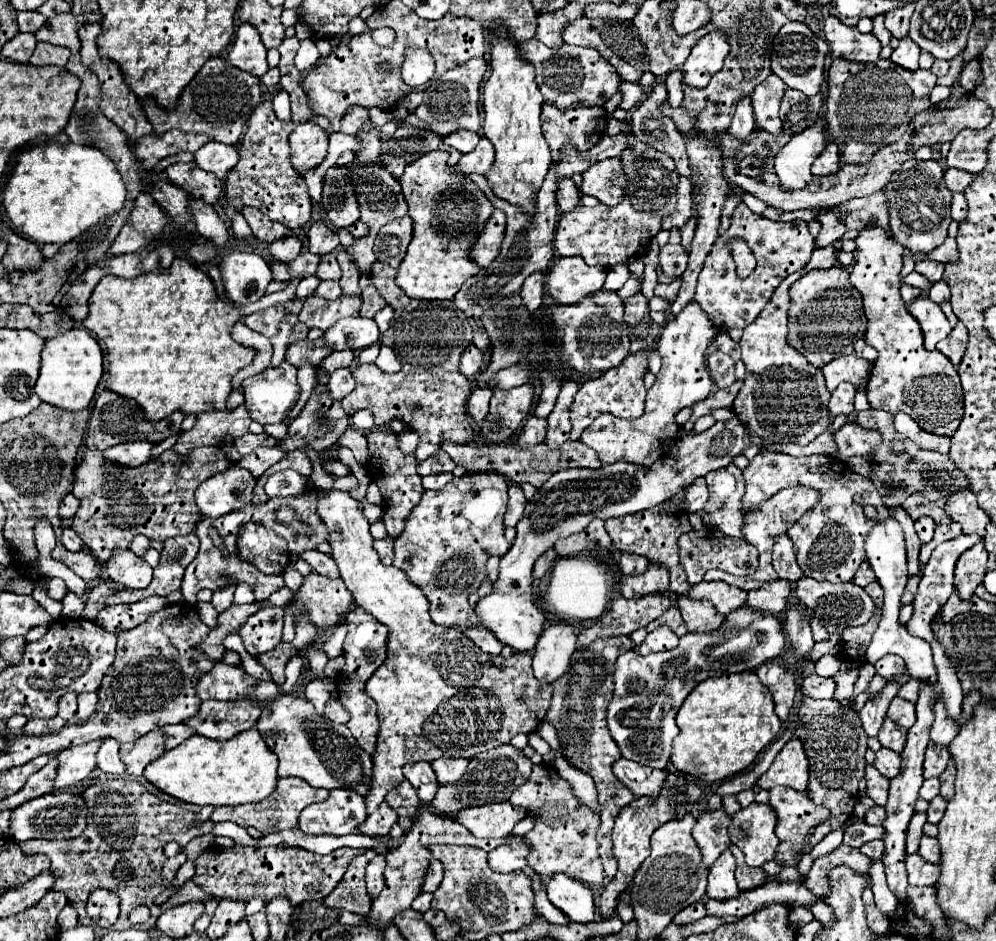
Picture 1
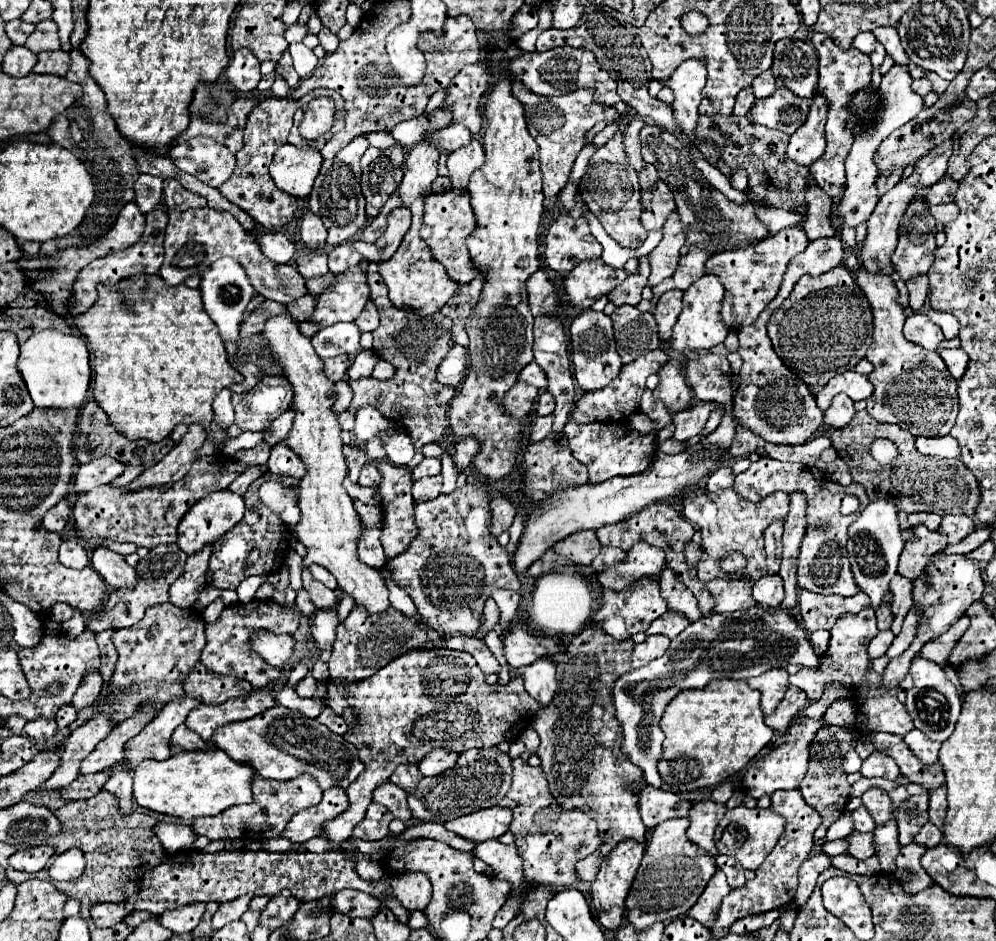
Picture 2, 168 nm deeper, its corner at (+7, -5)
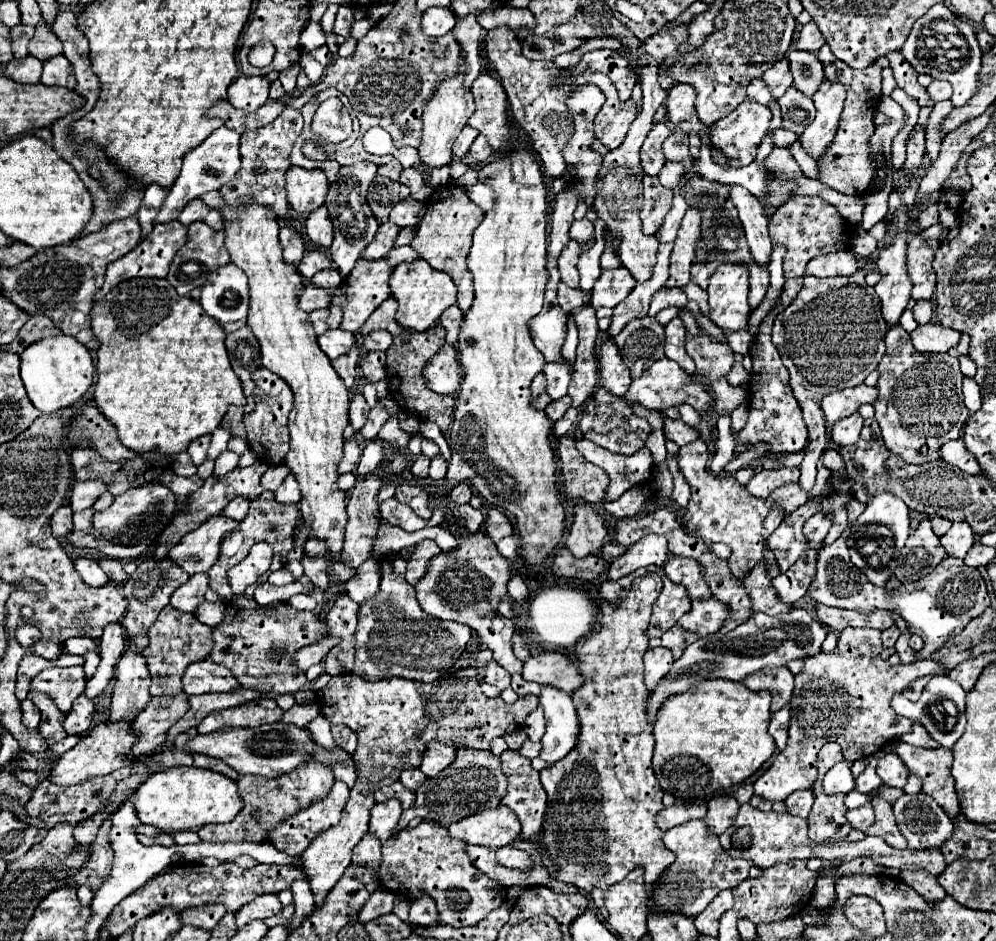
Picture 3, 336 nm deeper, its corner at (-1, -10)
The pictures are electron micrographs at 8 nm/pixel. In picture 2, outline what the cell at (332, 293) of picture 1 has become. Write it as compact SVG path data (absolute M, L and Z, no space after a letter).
M328 272L326 276L320 276L320 278L314 278L314 280L306 280L306 288L308 288L308 292L312 296L320 296L324 290L330 288L332 280L334 280L334 274Z

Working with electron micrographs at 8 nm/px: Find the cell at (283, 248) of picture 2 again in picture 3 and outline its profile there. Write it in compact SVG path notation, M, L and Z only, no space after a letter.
M284 225L280 229L280 245L284 249L284 261L292 263L292 265L298 265L306 247L304 247L304 239L296 233L296 229Z

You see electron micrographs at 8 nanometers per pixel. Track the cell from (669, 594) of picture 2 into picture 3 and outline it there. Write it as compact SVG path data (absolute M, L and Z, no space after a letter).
M672 555L666 565L664 565L664 571L666 575L676 581L676 583L682 583L686 585L688 593L692 599L698 599L698 597L706 597L706 593L710 593L710 587L706 585L704 581L704 569L698 561L692 561L688 557L676 557Z

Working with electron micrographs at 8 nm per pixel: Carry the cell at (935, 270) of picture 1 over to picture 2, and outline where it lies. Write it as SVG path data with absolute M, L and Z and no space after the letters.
M920 274L920 276L912 276L908 282L908 294L910 294L910 306L912 310L920 310L926 304L926 296L928 296L928 276Z

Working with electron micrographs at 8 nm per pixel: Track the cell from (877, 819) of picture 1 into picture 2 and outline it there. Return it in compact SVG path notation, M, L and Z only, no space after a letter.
M860 806L858 810L854 810L852 816L854 816L854 828L856 828L858 832L872 832L872 830L874 830L876 824L874 824L872 816L868 814L868 810L866 810L864 806Z

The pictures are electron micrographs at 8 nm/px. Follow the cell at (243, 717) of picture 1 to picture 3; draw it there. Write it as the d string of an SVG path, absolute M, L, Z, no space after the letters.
M262 697L258 701L250 701L242 707L224 709L210 713L196 729L198 733L212 733L222 727L260 727L266 723L274 723L282 717L282 709L274 699Z

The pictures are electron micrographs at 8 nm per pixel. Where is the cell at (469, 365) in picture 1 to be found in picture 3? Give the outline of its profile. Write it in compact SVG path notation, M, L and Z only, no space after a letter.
M444 343L440 347L440 351L426 363L426 367L422 371L422 377L434 393L454 395L456 387L462 381L456 349L448 343Z

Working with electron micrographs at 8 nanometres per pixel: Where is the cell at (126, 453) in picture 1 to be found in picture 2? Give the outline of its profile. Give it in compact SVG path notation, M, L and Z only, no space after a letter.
M100 456L96 460L90 460L86 464L78 466L78 472L74 476L74 492L88 492L90 488L96 488L98 484L108 484L114 478L118 478L124 472L126 464L112 460L110 456Z

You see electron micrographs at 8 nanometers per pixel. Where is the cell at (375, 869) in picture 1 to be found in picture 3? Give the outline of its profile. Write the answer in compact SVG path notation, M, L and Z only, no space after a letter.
M366 833L360 843L354 847L352 851L352 863L358 863L358 865L372 865L374 871L378 871L378 865L380 865L380 859L382 859L382 853L380 853L380 839L374 835L374 833Z

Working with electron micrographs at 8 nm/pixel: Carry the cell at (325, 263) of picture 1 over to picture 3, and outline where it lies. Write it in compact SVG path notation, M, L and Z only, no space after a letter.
M308 251L304 253L302 261L298 263L298 271L302 273L302 277L306 279L312 279L318 271L322 269L330 269L330 259L322 253L322 251Z

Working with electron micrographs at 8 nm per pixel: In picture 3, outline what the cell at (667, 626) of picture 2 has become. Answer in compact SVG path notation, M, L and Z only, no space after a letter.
M714 597L708 599L696 599L692 601L692 611L686 613L678 625L684 629L690 629L692 633L698 633L700 637L718 633L724 625L726 617L730 615L730 607Z

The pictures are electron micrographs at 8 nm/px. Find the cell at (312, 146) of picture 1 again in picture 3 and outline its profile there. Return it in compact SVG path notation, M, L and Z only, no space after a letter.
M292 167L288 169L286 173L286 191L288 191L288 203L294 211L298 213L312 213L314 209L318 209L324 199L326 199L326 193L328 193L328 179L326 175L320 171L320 169L298 169L298 167Z

